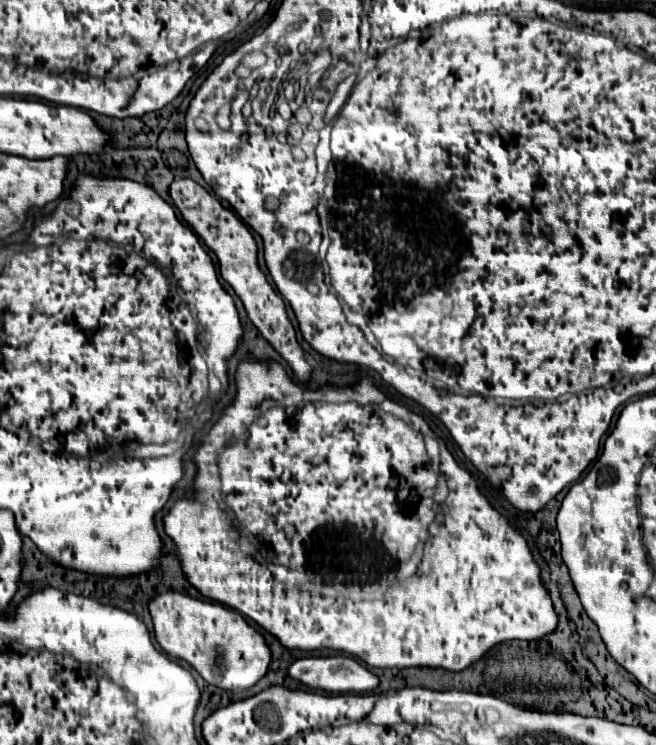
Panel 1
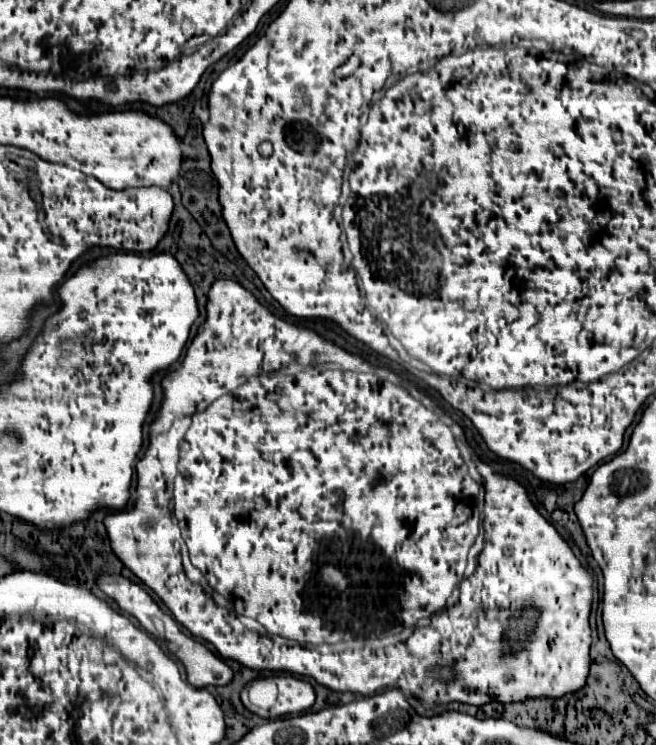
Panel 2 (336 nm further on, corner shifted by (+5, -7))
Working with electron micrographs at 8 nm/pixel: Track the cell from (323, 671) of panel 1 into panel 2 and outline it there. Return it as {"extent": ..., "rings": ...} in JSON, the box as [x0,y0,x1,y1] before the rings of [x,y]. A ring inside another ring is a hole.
{"extent":[241,675,315,719],"rings":[[[275,675],[273,683],[277,685],[279,695],[277,695],[277,701],[275,701],[275,705],[271,709],[261,709],[261,707],[253,705],[249,701],[249,687],[245,687],[241,691],[243,705],[251,713],[257,713],[257,715],[267,717],[267,719],[275,719],[275,717],[307,711],[315,703],[315,689],[305,679],[299,679],[299,677],[293,677],[293,675]]]}

